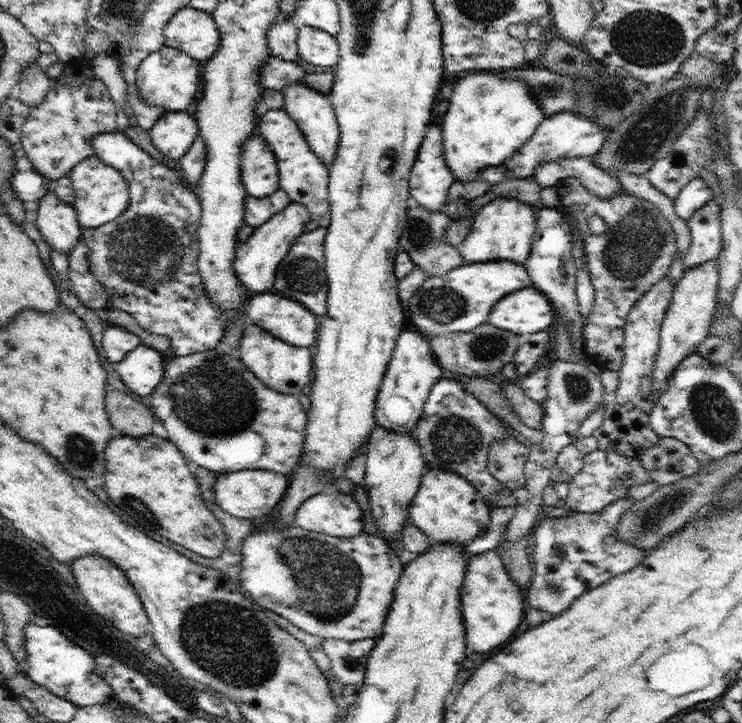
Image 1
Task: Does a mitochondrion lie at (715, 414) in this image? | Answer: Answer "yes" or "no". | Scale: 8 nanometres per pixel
yes

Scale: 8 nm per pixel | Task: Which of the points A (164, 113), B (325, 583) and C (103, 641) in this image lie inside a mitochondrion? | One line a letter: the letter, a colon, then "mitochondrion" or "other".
A: other
B: mitochondrion
C: other

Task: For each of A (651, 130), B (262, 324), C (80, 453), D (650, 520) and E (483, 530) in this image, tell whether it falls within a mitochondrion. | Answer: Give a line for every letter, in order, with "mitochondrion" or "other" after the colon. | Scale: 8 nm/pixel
A: mitochondrion
B: other
C: mitochondrion
D: mitochondrion
E: other

